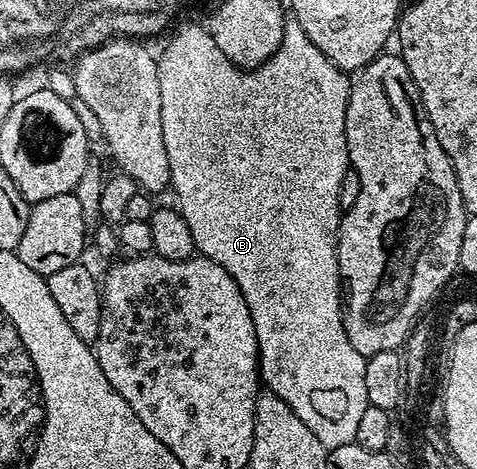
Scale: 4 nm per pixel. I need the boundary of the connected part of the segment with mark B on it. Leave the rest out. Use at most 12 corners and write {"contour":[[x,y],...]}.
{"contour":[[285,22],[159,52],[170,187],[263,386],[356,442],[336,238],[349,76]]}

